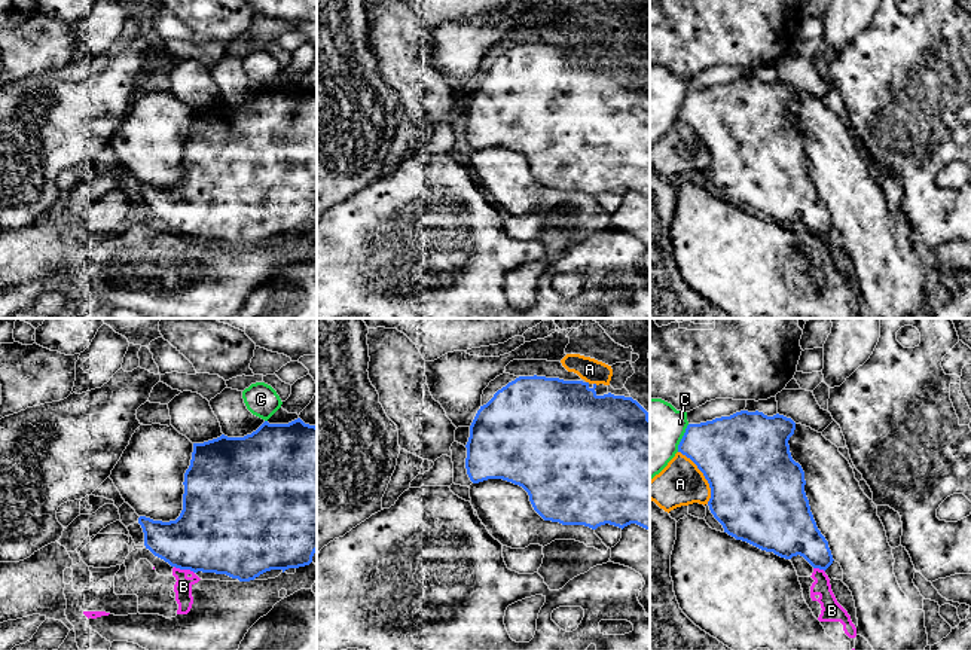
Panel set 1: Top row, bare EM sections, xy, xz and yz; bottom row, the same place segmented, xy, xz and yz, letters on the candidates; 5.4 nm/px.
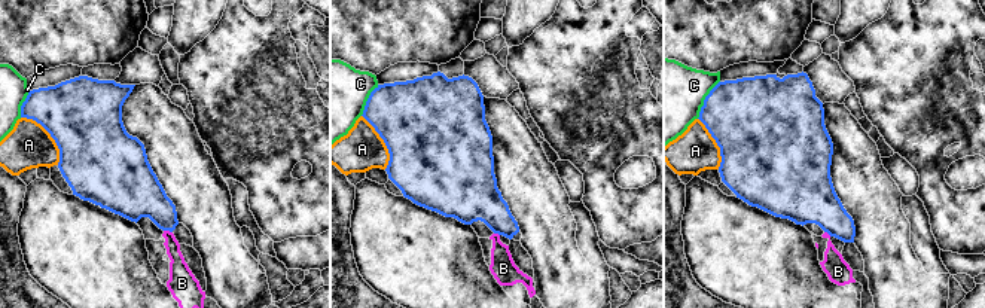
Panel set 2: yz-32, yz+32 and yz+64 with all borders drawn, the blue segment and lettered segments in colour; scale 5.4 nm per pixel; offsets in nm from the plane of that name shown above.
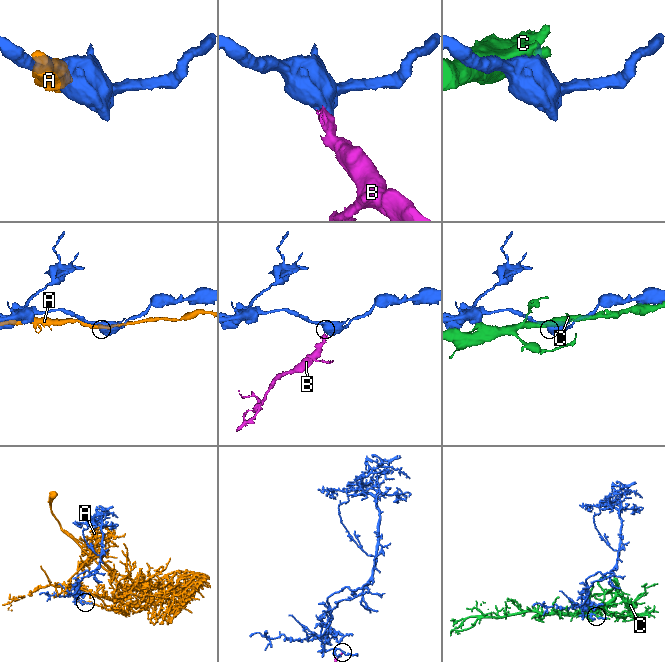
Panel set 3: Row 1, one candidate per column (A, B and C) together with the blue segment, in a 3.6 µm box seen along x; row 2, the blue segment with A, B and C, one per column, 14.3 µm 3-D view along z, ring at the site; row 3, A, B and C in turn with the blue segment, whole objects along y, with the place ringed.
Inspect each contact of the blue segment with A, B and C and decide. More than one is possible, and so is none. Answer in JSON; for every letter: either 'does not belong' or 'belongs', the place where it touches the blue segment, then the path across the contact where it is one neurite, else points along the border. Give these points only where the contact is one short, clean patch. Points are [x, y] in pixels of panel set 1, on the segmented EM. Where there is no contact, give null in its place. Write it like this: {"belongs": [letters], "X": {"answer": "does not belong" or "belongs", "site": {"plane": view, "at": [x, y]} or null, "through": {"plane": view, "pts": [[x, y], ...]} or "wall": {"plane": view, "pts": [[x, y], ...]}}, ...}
{"belongs": [], "A": {"answer": "does not belong", "site": {"plane": "yz", "at": [704, 475]}}, "B": {"answer": "does not belong", "site": {"plane": "xy", "at": [185, 568]}, "wall": {"plane": "xy", "pts": [[174, 565], [194, 573]]}}, "C": {"answer": "does not belong", "site": {"plane": "yz", "at": [683, 438]}}}

